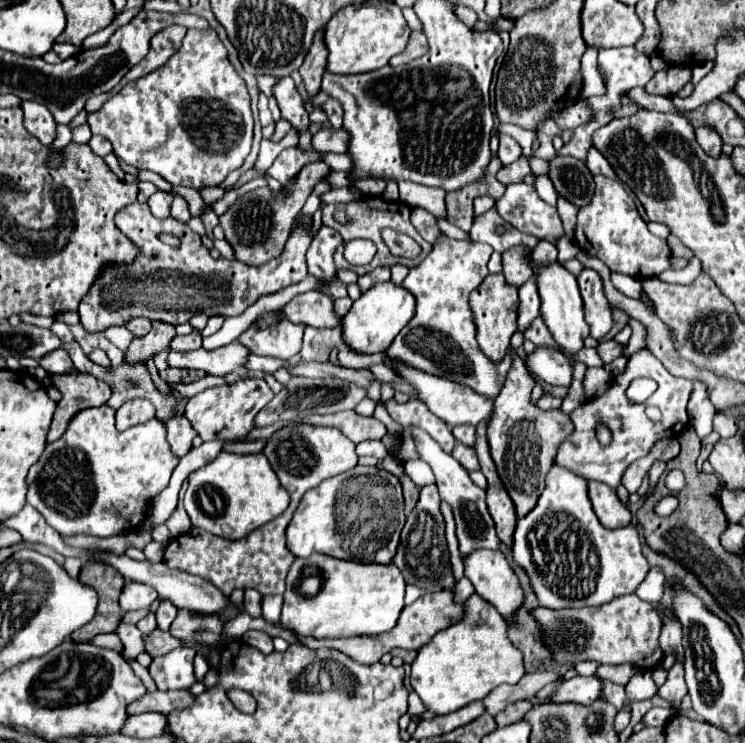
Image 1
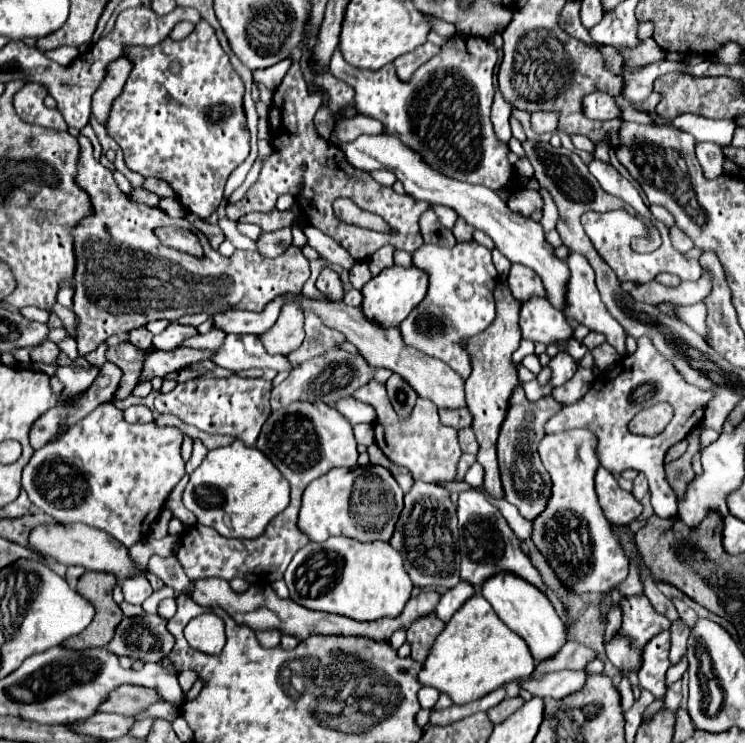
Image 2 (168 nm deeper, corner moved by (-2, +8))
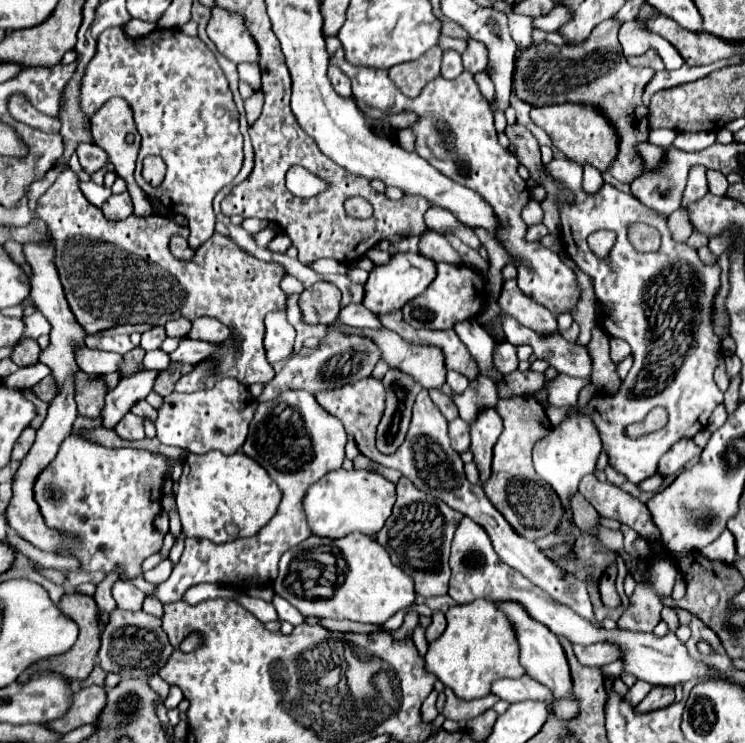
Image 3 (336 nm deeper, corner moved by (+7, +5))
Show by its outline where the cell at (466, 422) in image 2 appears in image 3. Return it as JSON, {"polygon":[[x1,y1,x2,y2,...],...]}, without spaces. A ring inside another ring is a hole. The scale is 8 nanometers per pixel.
{"polygon":[[437,388,427,390,427,392,429,392,431,400,435,402,435,406,441,410,441,414,443,414,447,420,455,420,455,418,459,416,459,414,457,414,457,406,455,406,455,402,451,400,451,396,443,394,443,392,437,390]]}

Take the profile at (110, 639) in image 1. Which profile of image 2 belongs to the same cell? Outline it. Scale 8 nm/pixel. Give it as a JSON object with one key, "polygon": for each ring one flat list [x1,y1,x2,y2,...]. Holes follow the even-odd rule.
{"polygon":[[160,615,124,617,116,627,116,635,108,649,116,655,130,655,142,661,160,661,172,651,174,637,166,629,166,619]]}

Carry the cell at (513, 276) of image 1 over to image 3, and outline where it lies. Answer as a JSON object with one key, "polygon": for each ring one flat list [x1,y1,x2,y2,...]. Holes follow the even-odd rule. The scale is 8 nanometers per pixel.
{"polygon":[[505,280,503,292,499,296,499,306,503,310,503,318,513,316,515,320,519,320,523,326,531,328,539,336,549,336,557,332,555,316,547,308,535,304,535,300,527,298,519,290,515,280]]}

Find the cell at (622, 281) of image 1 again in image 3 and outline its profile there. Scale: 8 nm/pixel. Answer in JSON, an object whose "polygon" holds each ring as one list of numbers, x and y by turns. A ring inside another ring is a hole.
{"polygon":[[721,354,721,360,719,360,719,366,715,370,715,384,721,392,727,392,727,388,729,388,729,376,725,372,725,356,723,354]]}

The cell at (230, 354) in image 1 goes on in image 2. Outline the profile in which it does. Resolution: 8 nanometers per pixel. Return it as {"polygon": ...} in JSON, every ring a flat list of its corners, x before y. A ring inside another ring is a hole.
{"polygon":[[178,347,172,351,152,351,150,357,144,361,144,369,140,379,152,379,154,375,164,377,166,373,184,369,196,361,204,361,214,357,216,351,210,349,190,349,190,347]]}

